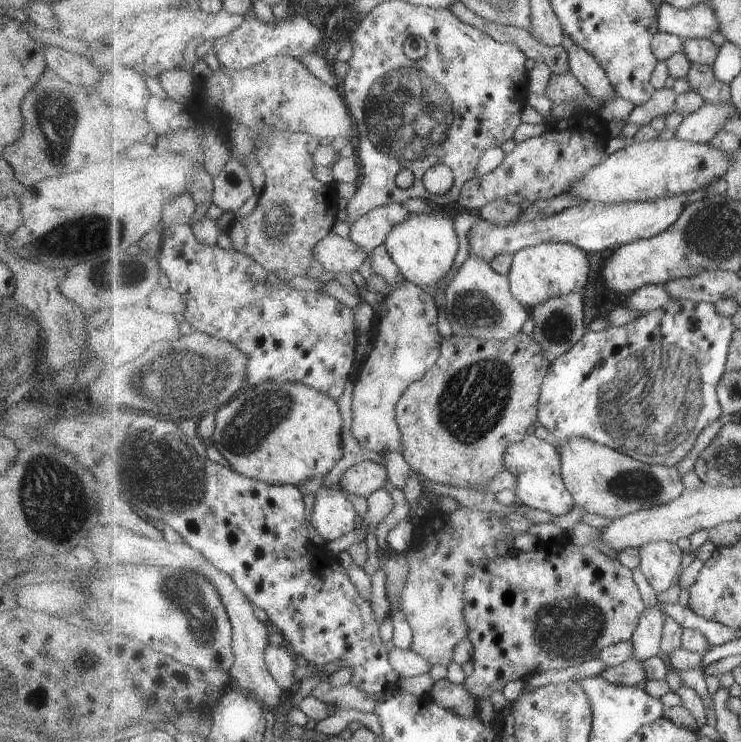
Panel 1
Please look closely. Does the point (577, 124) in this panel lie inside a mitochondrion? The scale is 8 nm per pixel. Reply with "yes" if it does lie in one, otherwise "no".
no

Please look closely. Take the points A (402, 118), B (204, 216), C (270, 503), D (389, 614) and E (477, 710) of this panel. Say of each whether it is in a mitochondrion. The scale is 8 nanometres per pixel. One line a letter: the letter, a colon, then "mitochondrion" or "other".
A: mitochondrion
B: other
C: other
D: other
E: other

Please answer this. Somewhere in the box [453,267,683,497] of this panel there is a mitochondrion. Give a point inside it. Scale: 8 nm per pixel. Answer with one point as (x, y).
(558, 327)

